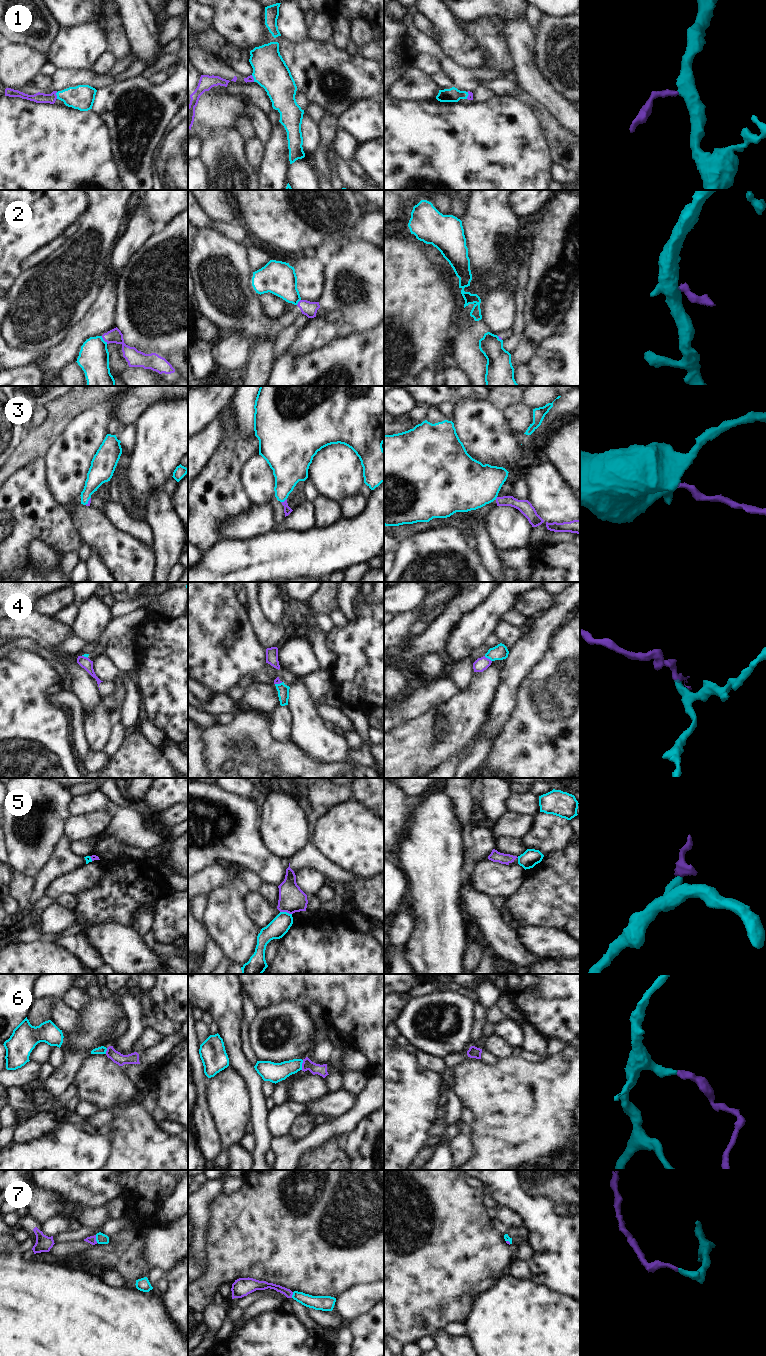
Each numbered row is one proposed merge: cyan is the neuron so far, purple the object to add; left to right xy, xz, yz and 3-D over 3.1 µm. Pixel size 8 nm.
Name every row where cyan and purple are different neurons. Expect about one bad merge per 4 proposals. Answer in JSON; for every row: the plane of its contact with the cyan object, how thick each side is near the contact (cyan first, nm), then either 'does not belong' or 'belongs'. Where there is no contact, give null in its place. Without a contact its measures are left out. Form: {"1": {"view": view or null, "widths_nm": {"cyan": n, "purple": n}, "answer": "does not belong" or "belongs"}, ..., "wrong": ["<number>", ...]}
{"1": {"view": "xy", "widths_nm": {"cyan": 200, "purple": 80}, "answer": "belongs"}, "2": {"view": "xy", "widths_nm": {"cyan": 240, "purple": 110}, "answer": "does not belong"}, "3": {"view": "xz", "widths_nm": {"cyan": 240, "purple": 60}, "answer": "belongs"}, "4": {"view": "yz", "widths_nm": {"cyan": 120, "purple": 110}, "answer": "does not belong"}, "5": {"view": "xz", "widths_nm": {"cyan": 160, "purple": 220}, "answer": "does not belong"}, "6": {"view": "xz", "widths_nm": {"cyan": 160, "purple": 90}, "answer": "belongs"}, "7": {"view": "xy", "widths_nm": {"cyan": 90, "purple": 60}, "answer": "belongs"}, "wrong": ["2", "4", "5"]}

